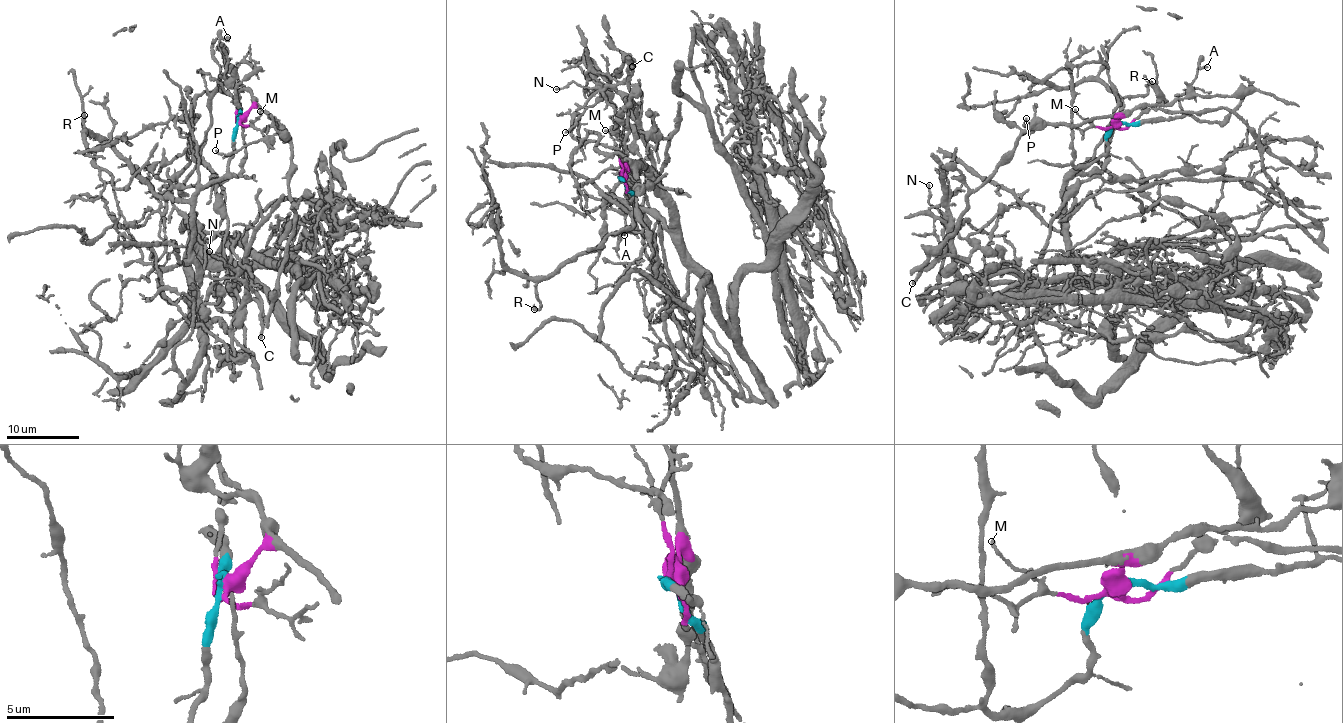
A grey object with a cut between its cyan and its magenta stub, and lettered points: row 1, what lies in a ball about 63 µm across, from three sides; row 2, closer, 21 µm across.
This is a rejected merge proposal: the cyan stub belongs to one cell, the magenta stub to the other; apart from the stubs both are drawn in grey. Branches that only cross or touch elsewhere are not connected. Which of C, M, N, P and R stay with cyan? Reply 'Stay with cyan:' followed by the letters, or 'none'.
Stay with cyan: R

